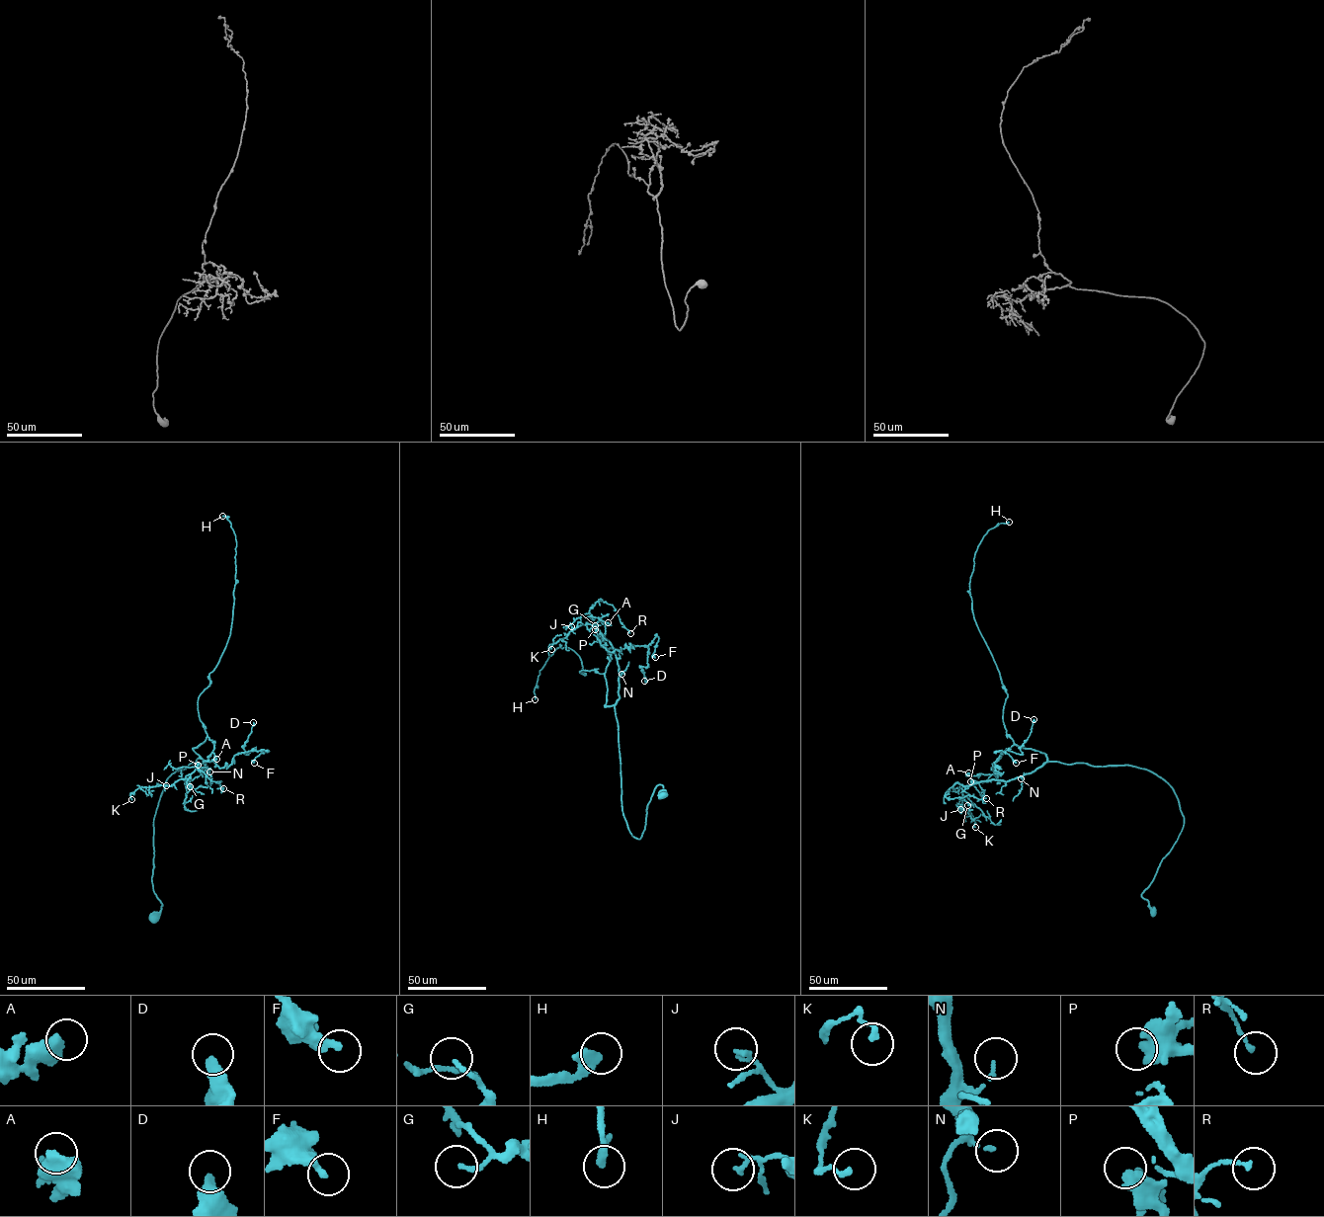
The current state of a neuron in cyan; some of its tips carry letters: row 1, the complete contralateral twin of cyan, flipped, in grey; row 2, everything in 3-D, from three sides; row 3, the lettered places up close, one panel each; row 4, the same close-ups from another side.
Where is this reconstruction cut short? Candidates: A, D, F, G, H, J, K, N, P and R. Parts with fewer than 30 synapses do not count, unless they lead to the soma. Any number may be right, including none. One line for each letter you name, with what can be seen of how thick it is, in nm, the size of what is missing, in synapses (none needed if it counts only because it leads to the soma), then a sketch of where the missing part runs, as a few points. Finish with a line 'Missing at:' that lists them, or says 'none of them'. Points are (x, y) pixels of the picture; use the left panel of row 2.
H: 380 nm | 45 syn | (222, 516), (205, 486)
Missing at: H

